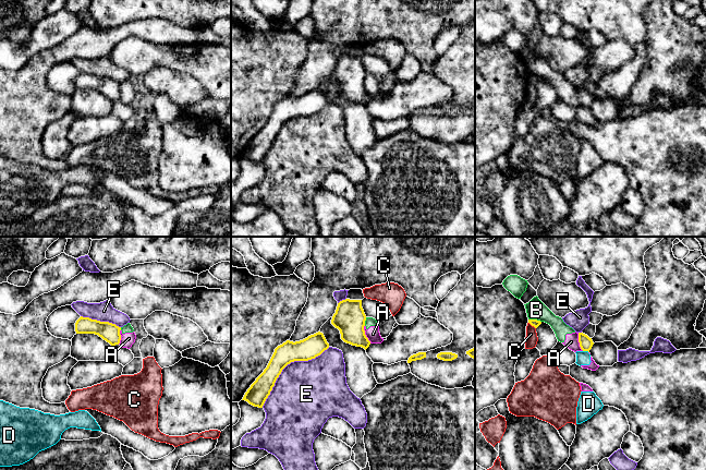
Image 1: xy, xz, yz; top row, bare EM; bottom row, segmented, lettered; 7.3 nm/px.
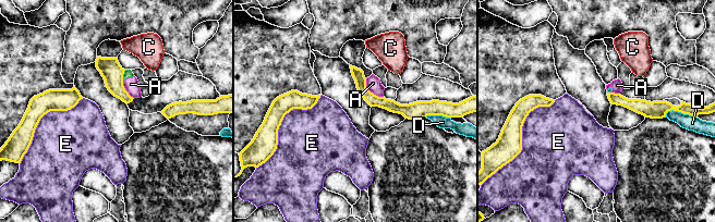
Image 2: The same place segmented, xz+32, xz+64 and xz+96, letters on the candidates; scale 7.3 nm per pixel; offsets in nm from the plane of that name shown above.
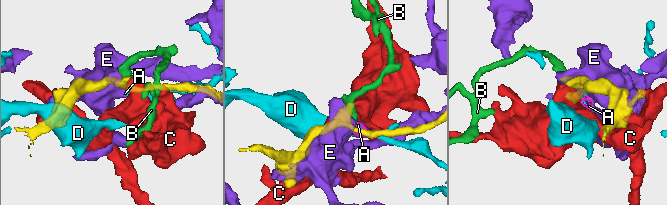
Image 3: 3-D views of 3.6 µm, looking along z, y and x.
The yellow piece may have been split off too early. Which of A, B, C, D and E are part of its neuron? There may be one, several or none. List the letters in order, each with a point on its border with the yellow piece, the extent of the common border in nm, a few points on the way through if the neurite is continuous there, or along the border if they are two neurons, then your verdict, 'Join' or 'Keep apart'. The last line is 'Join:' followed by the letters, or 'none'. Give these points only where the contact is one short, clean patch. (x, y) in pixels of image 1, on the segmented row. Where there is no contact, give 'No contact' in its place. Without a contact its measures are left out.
A: Touches yellow at yz (579, 341). Shared border 140 nm. Boundary: yz (577, 333), (579, 346), (583, 350). Keep apart
B: Touches yellow at yz (535, 320). Shared border 100 nm. Boundary: yz (528, 318), (535, 318), (540, 322). Keep apart
C: Touches yellow at yz (532, 325). Shared border 80 nm. Keep apart
D: Touches yellow at yz (586, 350). Shared border 50 nm. Keep apart
E: Touches yellow at xz (287, 364). Shared border 650 nm. Keep apart
Join: none

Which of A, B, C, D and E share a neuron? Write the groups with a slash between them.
A B D / C / E

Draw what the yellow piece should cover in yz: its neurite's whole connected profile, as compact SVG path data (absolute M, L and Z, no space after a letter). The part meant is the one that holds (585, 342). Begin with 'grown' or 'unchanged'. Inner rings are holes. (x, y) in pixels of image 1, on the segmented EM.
unchanged | M579 333L579 342L580 342L581 349L583 351L588 351L588 352L594 345L592 338L589 338L587 335L585 335L583 333Z

